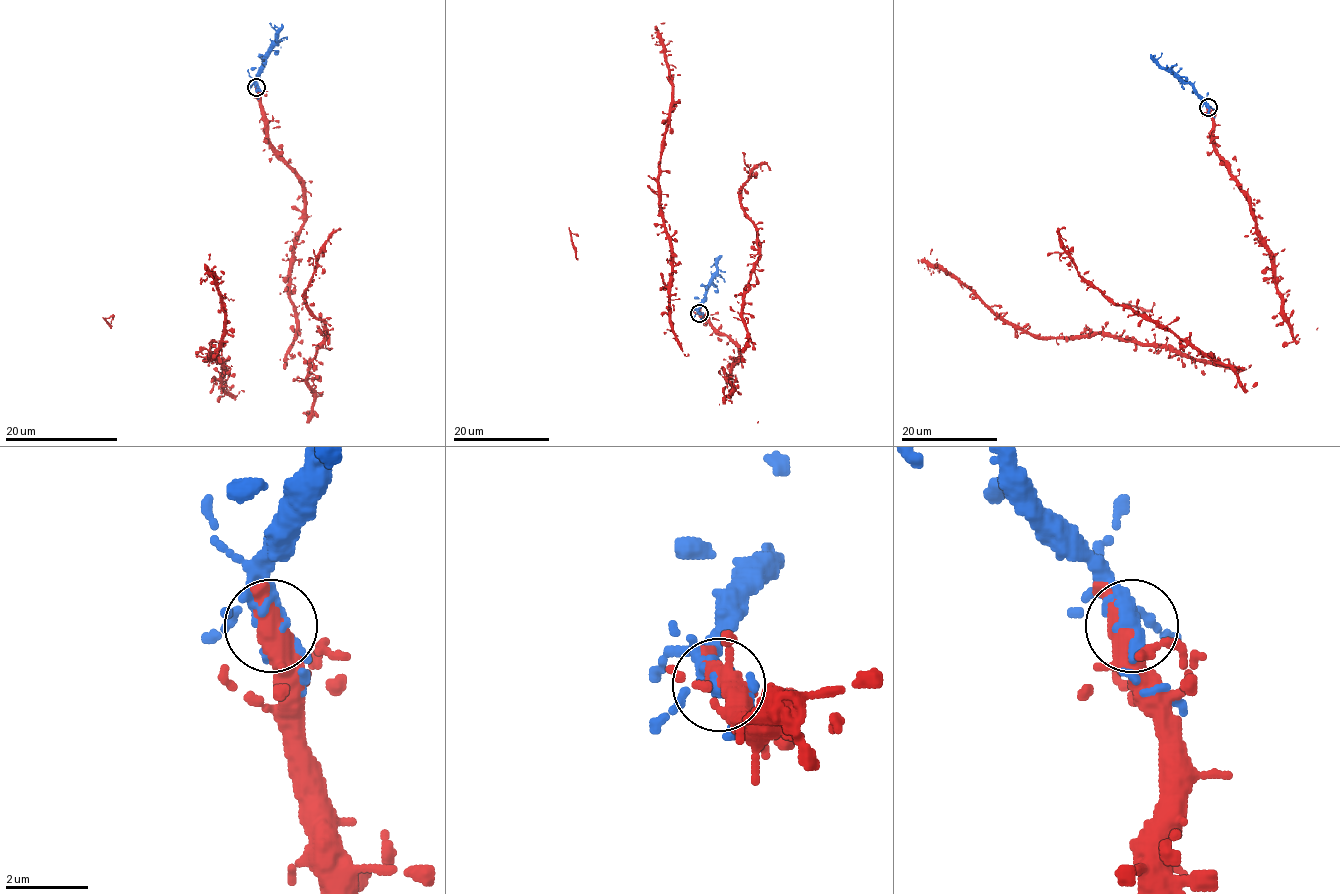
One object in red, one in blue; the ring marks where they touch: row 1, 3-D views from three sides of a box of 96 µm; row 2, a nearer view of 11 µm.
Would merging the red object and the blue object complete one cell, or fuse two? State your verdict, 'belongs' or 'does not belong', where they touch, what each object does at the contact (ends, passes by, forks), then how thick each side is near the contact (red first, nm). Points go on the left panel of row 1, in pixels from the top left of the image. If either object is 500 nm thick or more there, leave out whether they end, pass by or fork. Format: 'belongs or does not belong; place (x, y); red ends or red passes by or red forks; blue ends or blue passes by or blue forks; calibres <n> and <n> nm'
belongs; place (256, 87); red passes by; blue forks; calibres 460 and 340 nm

